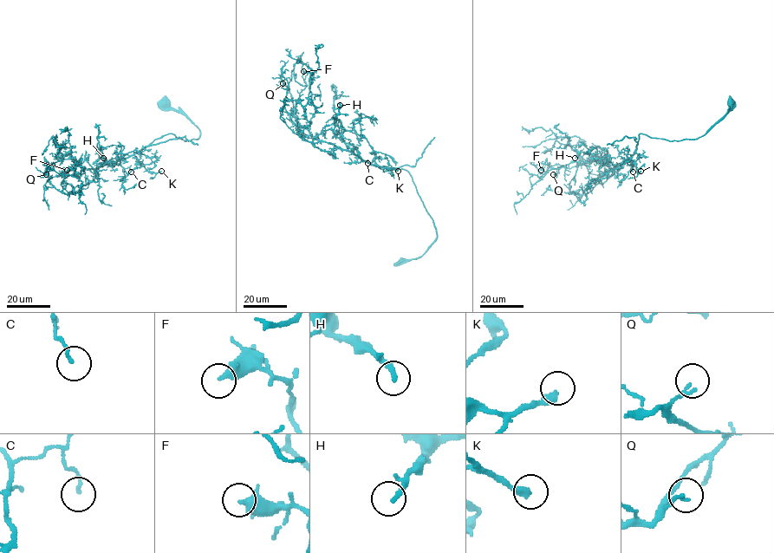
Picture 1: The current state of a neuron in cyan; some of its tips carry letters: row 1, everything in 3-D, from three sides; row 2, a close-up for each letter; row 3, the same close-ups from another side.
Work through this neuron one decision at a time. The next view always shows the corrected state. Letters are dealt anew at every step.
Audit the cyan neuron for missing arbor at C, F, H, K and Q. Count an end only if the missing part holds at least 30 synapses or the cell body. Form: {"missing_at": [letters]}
{"missing_at": ["H", "K"]}

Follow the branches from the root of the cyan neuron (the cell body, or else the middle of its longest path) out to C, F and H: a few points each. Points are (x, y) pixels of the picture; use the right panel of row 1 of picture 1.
C: (732, 104), (705, 133), (696, 139), (668, 140), (640, 133), (634, 152), (626, 160), (632, 166), (633, 172)
F: (732, 104), (696, 139), (668, 140), (640, 133), (634, 152), (614, 169), (601, 159), (541, 170)
H: (732, 104), (696, 139), (668, 140), (640, 133), (634, 152), (616, 166), (597, 162), (582, 152), (575, 158)

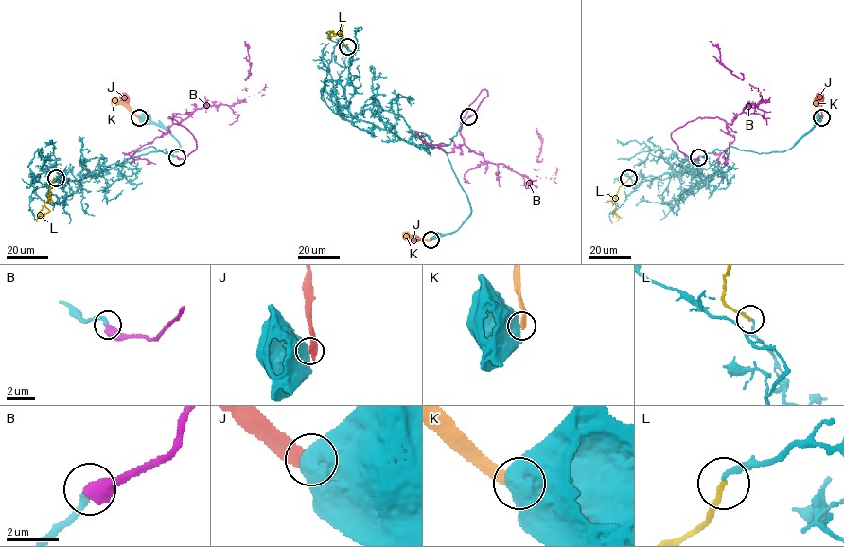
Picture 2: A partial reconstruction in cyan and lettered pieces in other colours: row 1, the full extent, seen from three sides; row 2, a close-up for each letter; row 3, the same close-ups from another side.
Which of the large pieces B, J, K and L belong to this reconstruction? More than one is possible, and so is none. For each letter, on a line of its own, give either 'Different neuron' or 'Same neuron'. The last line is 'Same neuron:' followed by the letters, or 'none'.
B: Same neuron
J: Different neuron
K: Different neuron
L: Same neuron
Same neuron: B, L

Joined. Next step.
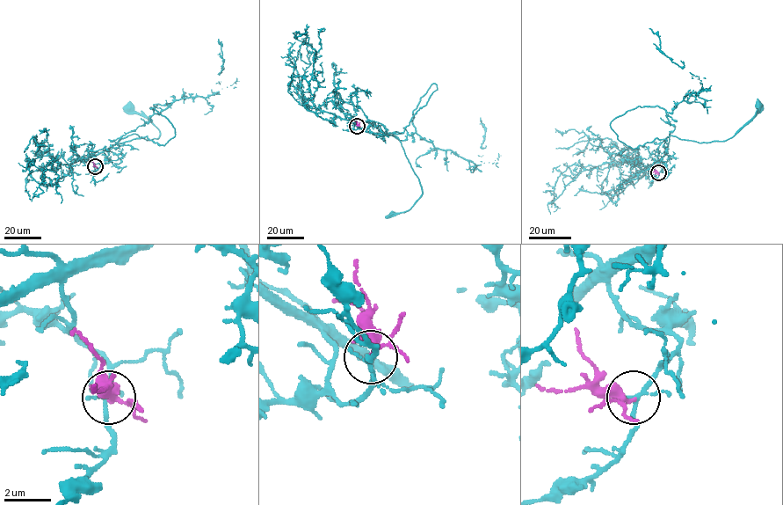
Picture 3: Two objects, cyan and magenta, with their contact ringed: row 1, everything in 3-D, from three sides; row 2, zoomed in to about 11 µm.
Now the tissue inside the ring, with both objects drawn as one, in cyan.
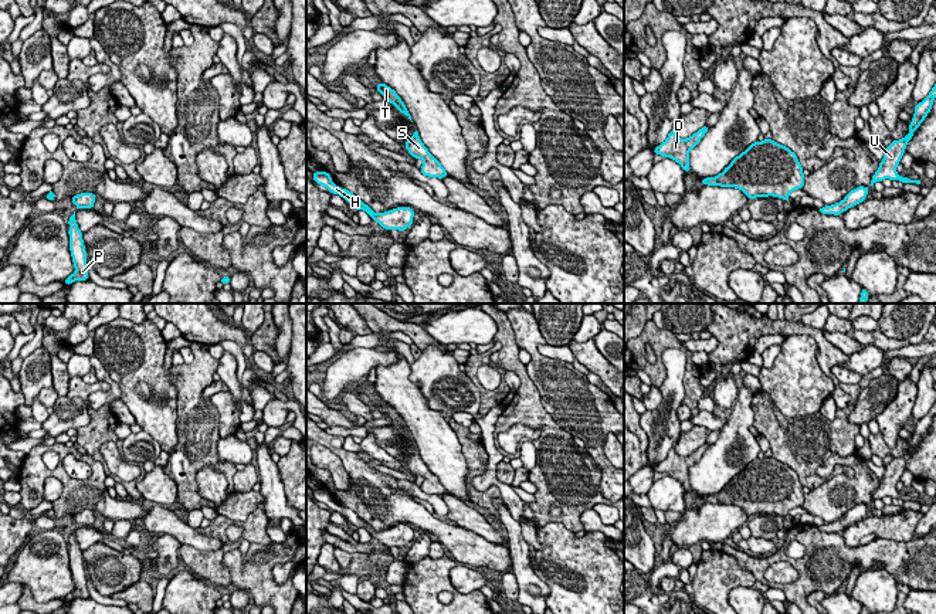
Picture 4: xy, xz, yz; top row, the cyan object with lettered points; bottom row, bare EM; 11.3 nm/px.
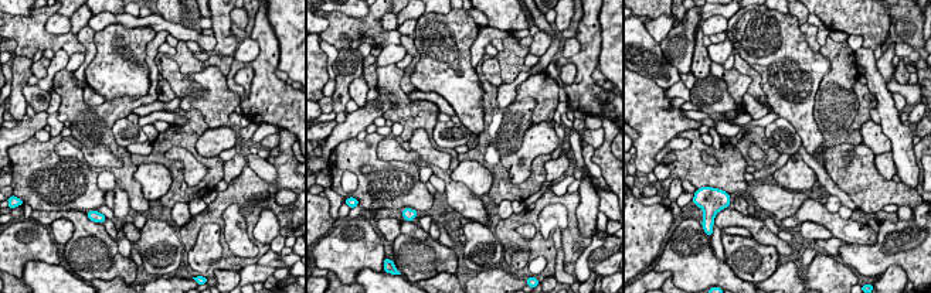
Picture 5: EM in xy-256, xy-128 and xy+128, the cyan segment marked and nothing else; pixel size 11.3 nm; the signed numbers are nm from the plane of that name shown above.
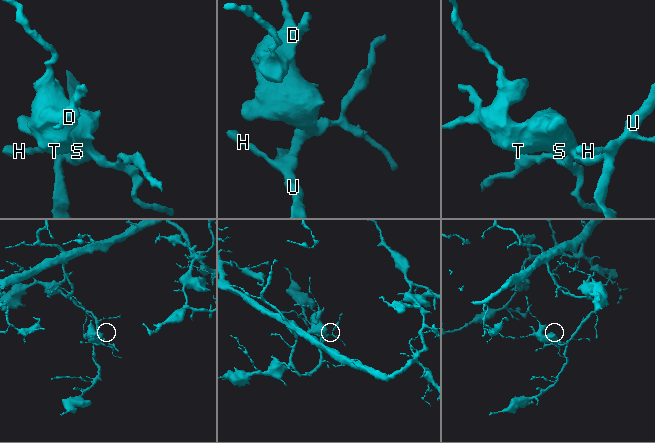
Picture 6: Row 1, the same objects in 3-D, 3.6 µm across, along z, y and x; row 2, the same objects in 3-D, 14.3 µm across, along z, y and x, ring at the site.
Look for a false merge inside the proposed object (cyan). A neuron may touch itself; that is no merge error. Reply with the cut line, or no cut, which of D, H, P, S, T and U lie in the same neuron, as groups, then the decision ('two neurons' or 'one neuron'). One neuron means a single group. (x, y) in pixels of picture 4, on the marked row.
no cut | D H P S T U | one neuron

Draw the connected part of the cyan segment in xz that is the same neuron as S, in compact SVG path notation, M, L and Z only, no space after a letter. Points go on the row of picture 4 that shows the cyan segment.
M416 130L414 135L406 142L404 147L410 152L410 155L416 159L423 159L424 163L420 172L428 177L447 177L448 173L440 164L438 159L435 159L427 147L420 140L418 132Z

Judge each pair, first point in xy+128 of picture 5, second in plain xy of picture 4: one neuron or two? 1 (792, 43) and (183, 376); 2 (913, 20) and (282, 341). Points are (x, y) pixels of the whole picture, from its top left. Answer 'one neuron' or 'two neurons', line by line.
1: two neurons
2: two neurons

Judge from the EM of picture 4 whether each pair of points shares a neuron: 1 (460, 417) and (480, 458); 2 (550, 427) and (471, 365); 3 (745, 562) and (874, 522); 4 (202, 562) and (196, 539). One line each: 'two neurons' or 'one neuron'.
1: two neurons
2: two neurons
3: two neurons
4: two neurons

